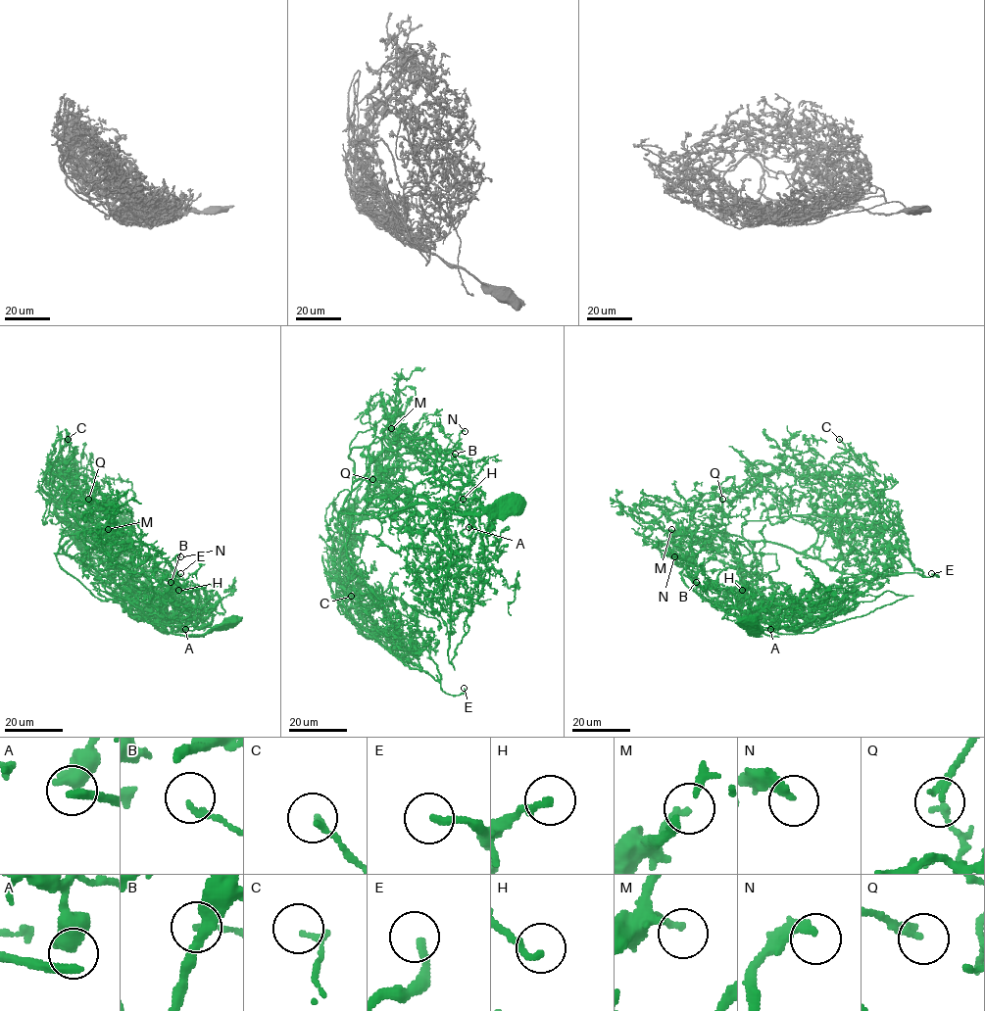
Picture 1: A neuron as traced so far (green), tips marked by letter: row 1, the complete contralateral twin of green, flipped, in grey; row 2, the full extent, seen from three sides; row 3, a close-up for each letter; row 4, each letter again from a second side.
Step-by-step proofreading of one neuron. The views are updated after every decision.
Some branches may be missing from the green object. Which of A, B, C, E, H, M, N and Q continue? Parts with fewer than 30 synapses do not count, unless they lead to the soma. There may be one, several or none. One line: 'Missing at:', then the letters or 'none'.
Missing at: E

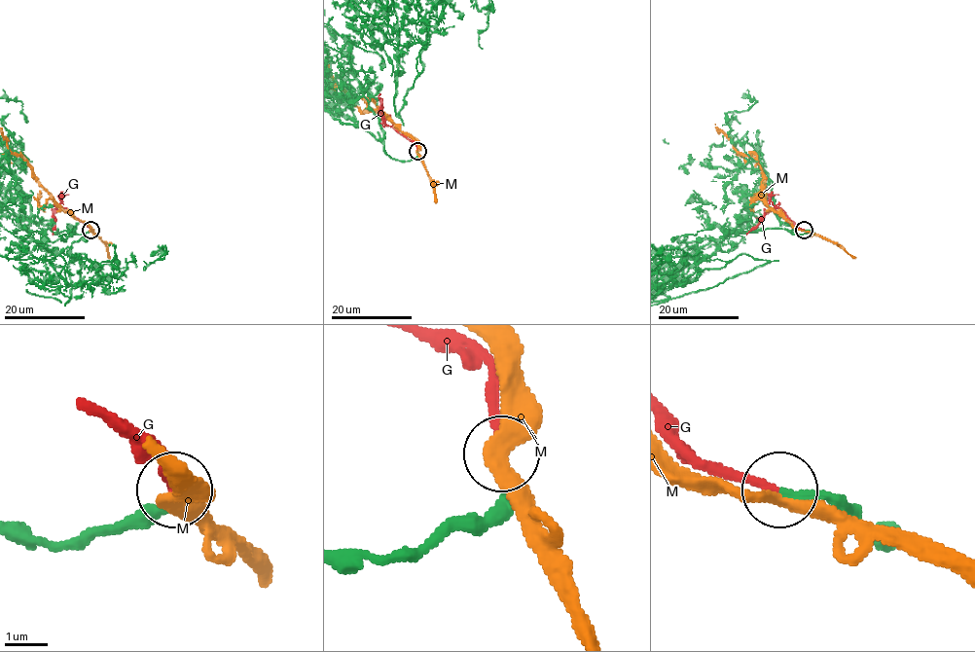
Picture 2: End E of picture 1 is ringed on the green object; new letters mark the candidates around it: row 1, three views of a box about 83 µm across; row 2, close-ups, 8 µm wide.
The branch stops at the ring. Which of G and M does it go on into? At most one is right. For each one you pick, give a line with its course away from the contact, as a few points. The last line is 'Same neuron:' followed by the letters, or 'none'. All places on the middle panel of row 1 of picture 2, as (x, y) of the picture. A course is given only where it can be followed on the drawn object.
G: via (417, 151), (415, 143), (385, 124), (380, 113), (379, 93)
Same neuron: G

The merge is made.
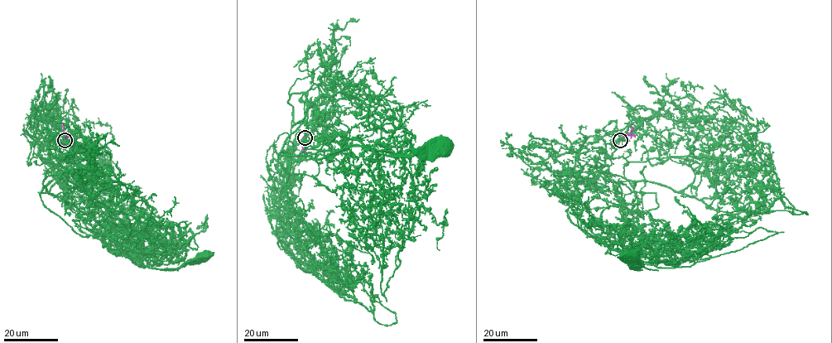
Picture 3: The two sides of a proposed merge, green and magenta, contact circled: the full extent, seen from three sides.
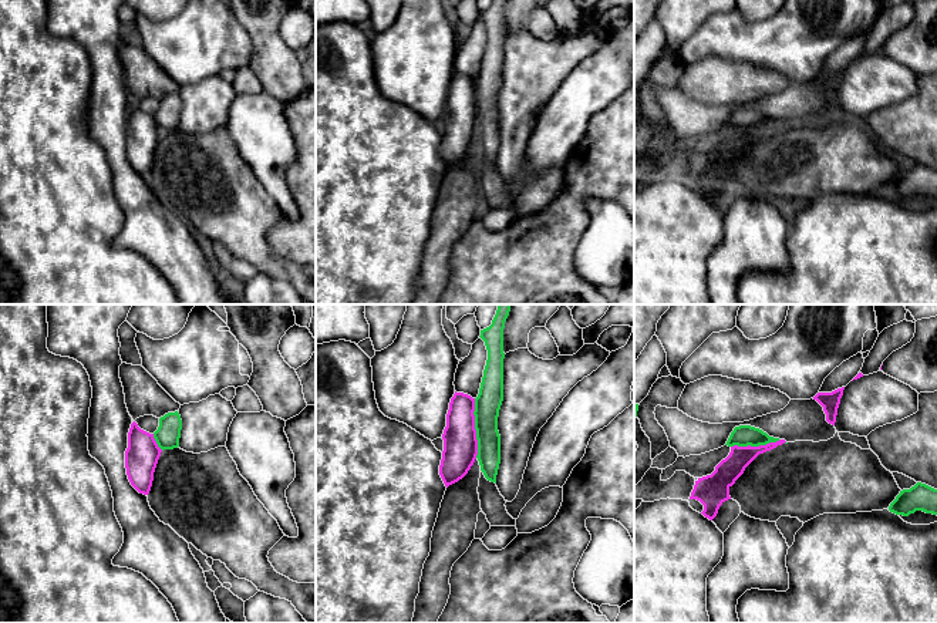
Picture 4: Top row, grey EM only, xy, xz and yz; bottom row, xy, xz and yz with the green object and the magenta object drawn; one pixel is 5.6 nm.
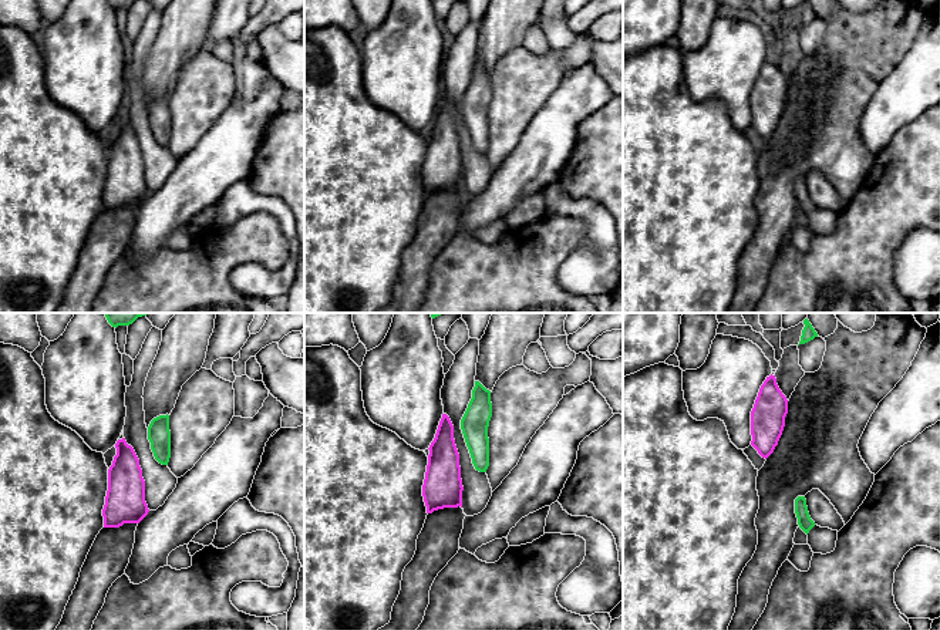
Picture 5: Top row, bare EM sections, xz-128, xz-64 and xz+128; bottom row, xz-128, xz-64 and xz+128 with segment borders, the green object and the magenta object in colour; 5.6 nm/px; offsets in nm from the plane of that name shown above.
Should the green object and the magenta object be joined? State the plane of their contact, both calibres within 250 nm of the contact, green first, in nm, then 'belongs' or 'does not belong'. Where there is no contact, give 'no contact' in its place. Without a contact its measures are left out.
contact in xz; calibres 150 and 190 nm; does not belong

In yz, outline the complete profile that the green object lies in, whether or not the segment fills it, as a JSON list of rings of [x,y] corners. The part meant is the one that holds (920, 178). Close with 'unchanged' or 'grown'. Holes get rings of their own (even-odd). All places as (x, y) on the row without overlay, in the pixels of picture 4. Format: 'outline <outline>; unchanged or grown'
outline [[[917,164],[910,171],[900,172],[889,192],[903,198],[909,198],[916,192],[937,196],[937,171]]]; unchanged

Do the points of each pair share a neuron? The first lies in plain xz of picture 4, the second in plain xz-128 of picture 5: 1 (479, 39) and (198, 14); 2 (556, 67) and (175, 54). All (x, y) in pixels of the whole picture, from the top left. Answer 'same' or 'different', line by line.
1: different
2: different

